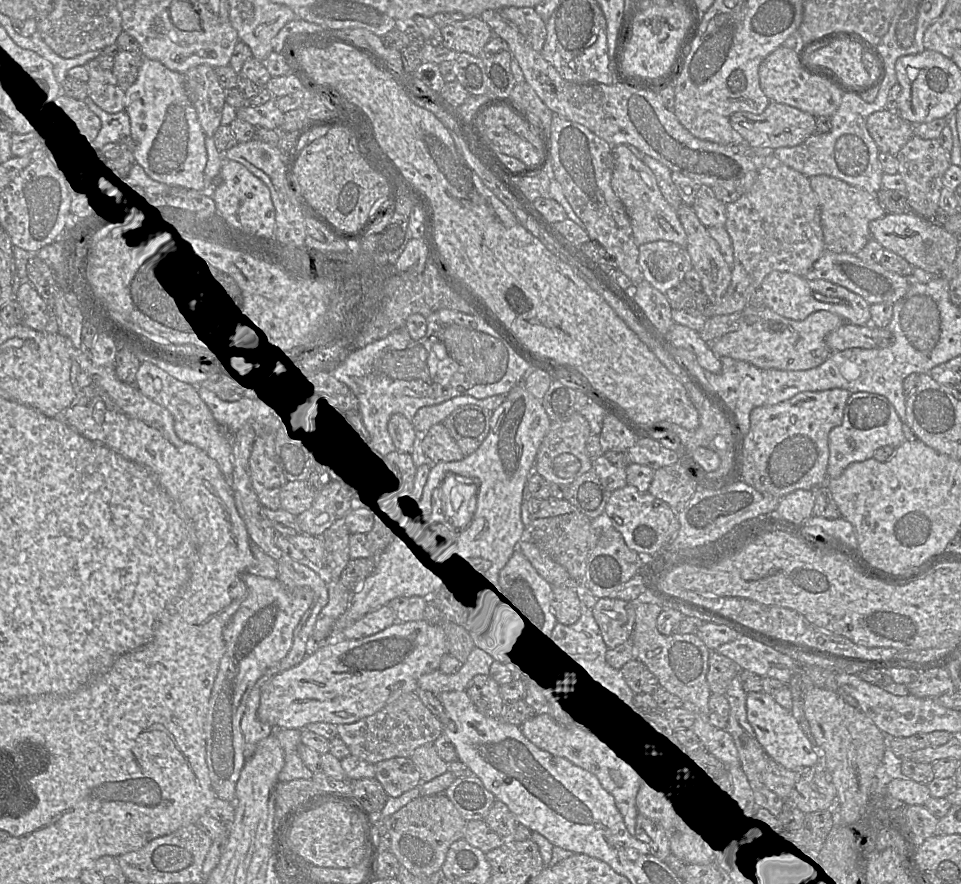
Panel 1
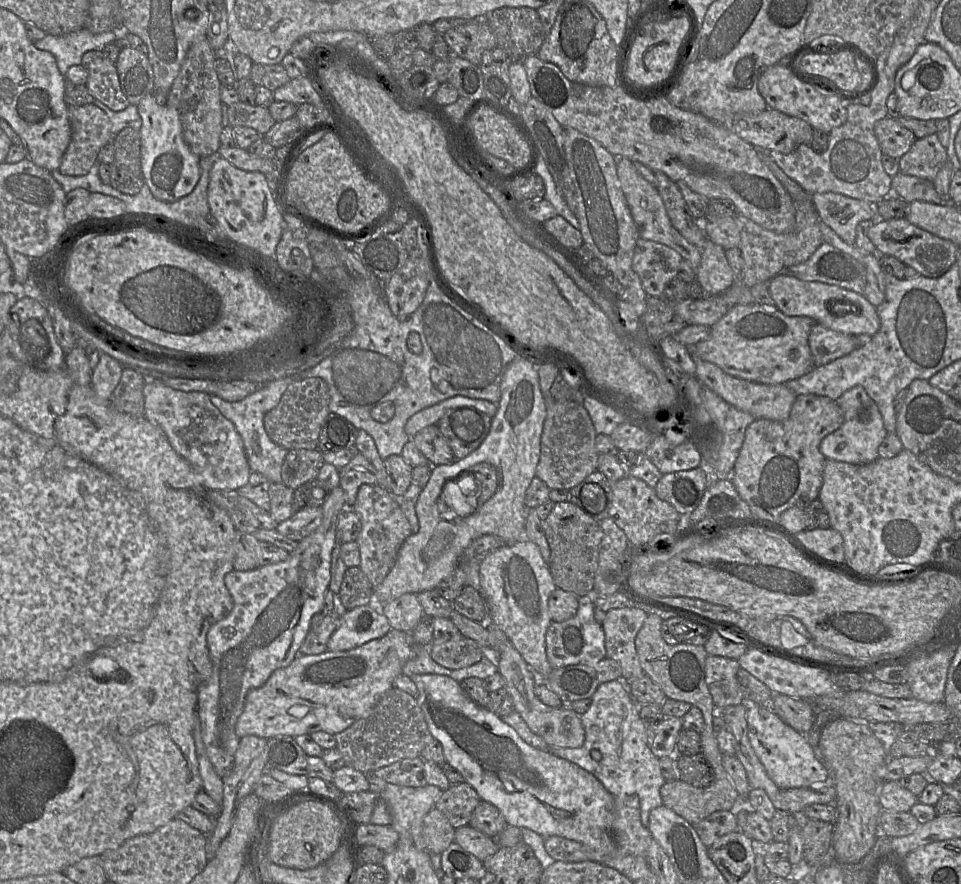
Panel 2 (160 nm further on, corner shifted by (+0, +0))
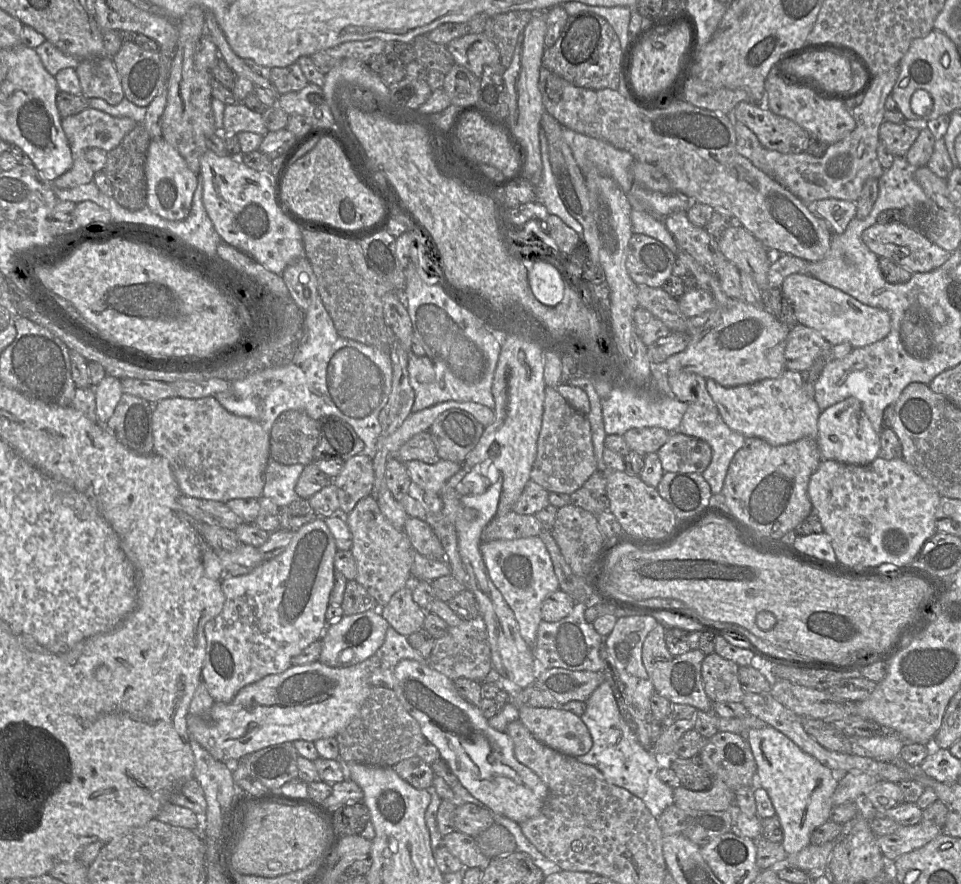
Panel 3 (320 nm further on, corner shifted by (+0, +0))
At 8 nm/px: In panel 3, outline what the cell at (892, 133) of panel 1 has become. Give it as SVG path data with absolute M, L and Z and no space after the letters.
M884 121L880 125L879 139L895 157L905 157L920 134L917 127L905 123Z

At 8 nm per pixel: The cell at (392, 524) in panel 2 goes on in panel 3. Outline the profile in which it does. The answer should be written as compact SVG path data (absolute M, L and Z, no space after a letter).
M372 495L359 500L347 514L346 522L353 537L350 551L356 561L355 580L375 598L379 607L384 607L395 592L413 582L411 567L415 550L404 530L395 528L382 514Z

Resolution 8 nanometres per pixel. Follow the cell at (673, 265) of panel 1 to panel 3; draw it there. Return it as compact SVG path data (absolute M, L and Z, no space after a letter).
M633 234L627 247L626 269L637 285L661 288L671 276L677 256L660 241Z

